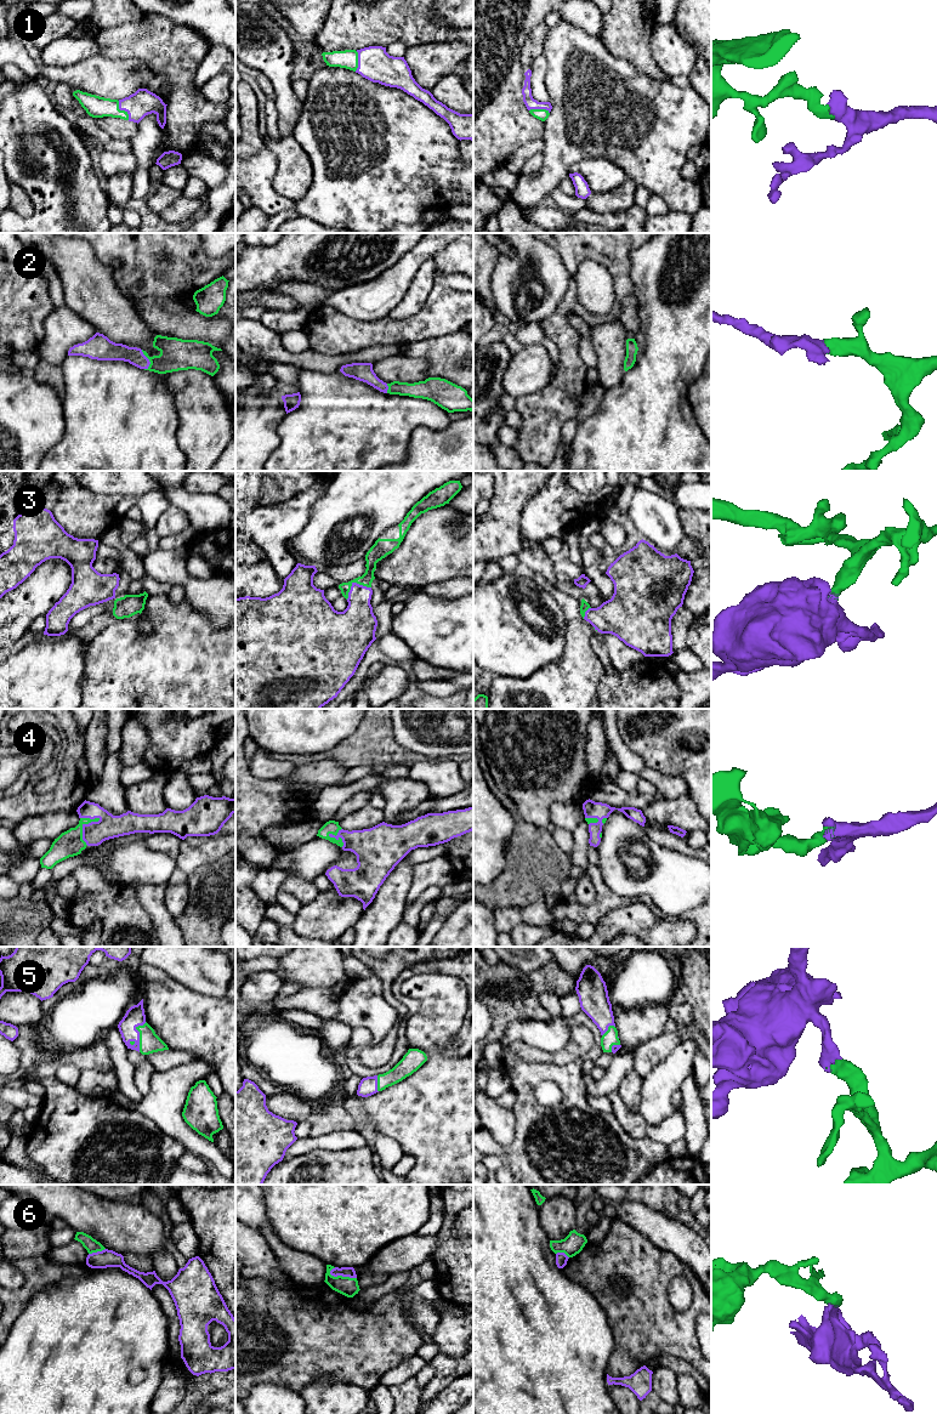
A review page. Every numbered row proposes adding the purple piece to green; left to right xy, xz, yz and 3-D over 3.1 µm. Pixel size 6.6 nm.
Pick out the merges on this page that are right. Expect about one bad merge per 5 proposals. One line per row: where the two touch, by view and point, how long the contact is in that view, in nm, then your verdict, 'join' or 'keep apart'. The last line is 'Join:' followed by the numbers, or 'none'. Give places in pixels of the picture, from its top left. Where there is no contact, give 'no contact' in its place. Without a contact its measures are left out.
1: contact xy (123, 111); length 150 nm; join
2: contact xy (148, 358); length 140 nm; join
3: contact xz (353, 581); length 190 nm; join
4: contact xy (81, 828); length 200 nm; join
5: contact xy (140, 1035); length 200 nm; join
6: contact xz (341, 1276); length 190 nm; keep apart
Join: 1, 2, 3, 4, 5

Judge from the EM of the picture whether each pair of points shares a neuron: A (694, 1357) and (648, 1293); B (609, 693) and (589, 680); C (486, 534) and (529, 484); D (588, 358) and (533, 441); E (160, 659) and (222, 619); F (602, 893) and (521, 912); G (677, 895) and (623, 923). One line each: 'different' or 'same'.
A: same
B: different
C: same
D: different
E: different
F: same
G: different

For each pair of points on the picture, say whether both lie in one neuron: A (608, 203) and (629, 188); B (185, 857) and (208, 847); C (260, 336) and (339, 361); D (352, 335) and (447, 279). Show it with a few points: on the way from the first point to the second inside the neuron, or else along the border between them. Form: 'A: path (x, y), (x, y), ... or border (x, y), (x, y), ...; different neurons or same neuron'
A: path (613, 202), (624, 193); same neuron
B: path (191, 857), (202, 853); same neuron
C: path (279, 355), (291, 359), (319, 361); same neuron
D: border (435, 282), (460, 291); different neurons

